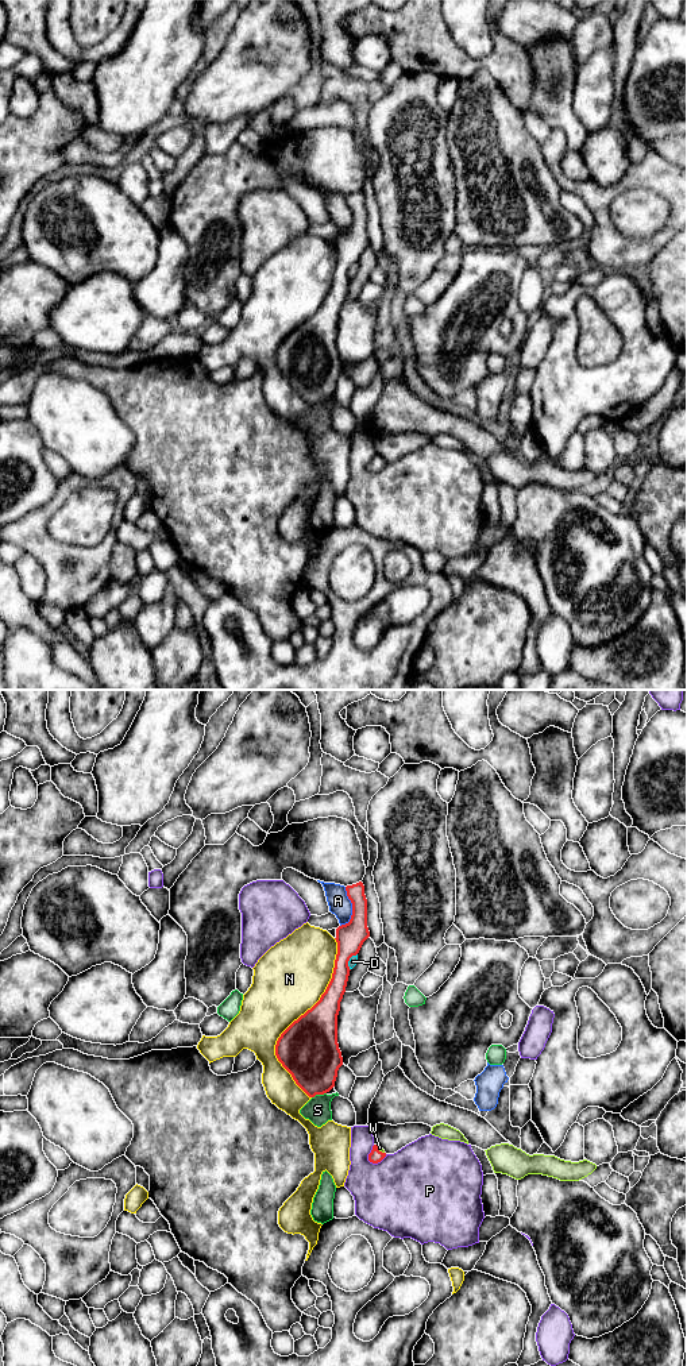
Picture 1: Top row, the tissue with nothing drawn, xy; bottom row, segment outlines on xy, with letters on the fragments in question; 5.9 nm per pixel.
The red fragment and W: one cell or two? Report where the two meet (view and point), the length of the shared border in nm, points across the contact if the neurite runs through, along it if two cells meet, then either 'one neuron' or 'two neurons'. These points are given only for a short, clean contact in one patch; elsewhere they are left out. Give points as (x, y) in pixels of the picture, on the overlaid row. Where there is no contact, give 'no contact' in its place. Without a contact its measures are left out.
meets red in xy at (378, 1150); contact 60 nm long; runs through xy (375, 1156), (378, 1150), (379, 1148); one neuron

